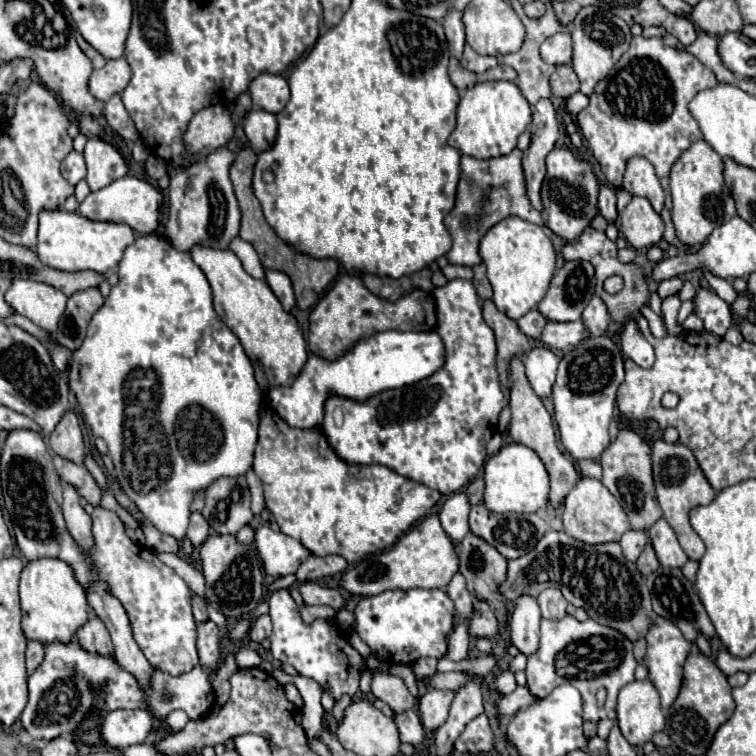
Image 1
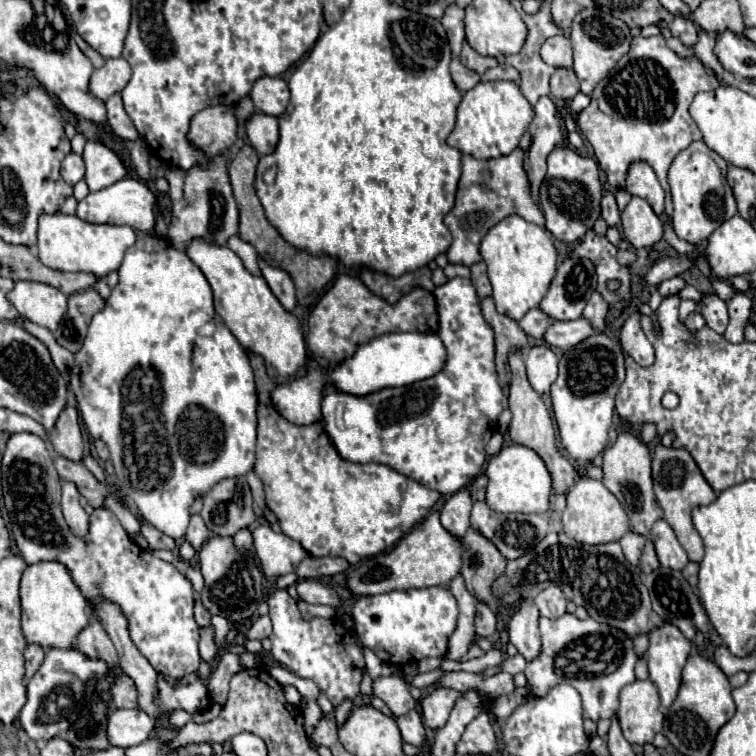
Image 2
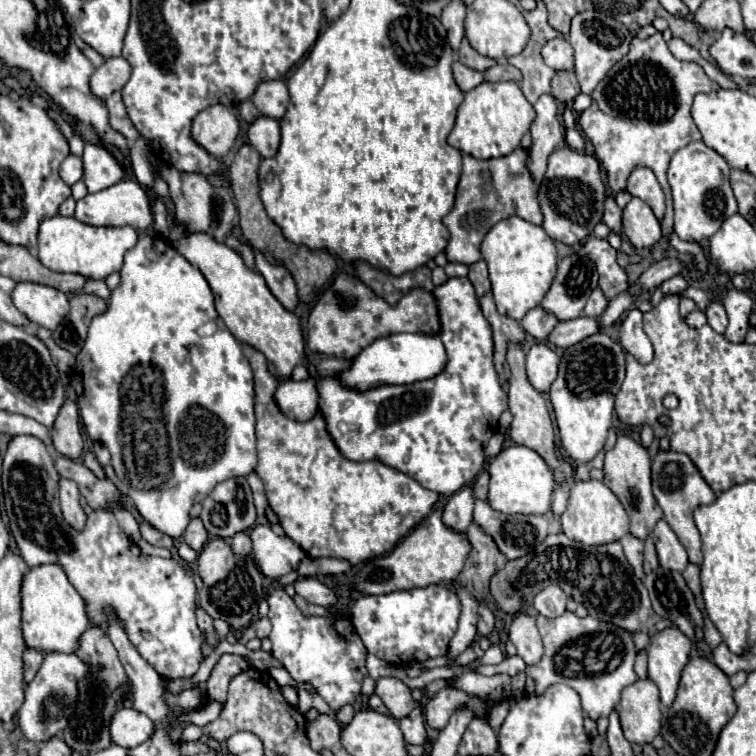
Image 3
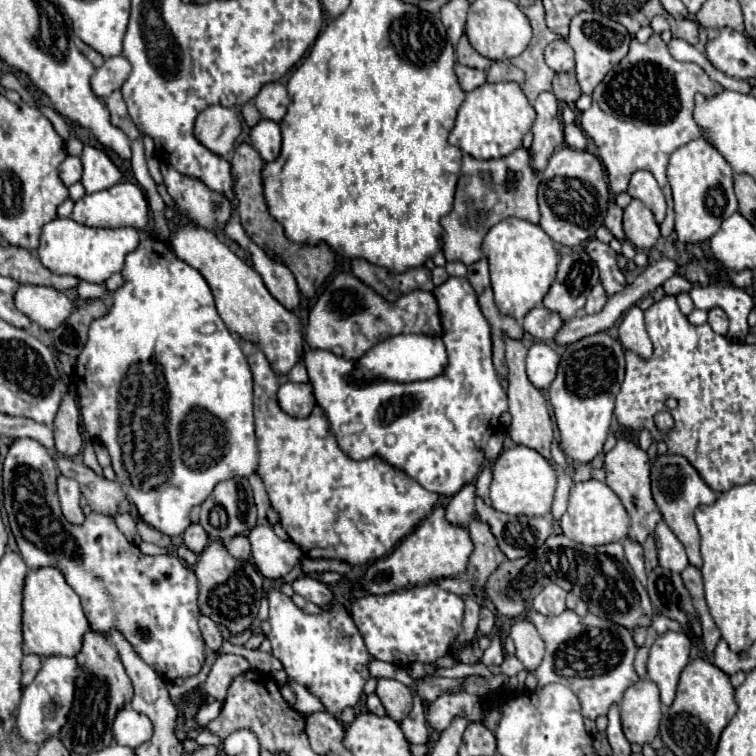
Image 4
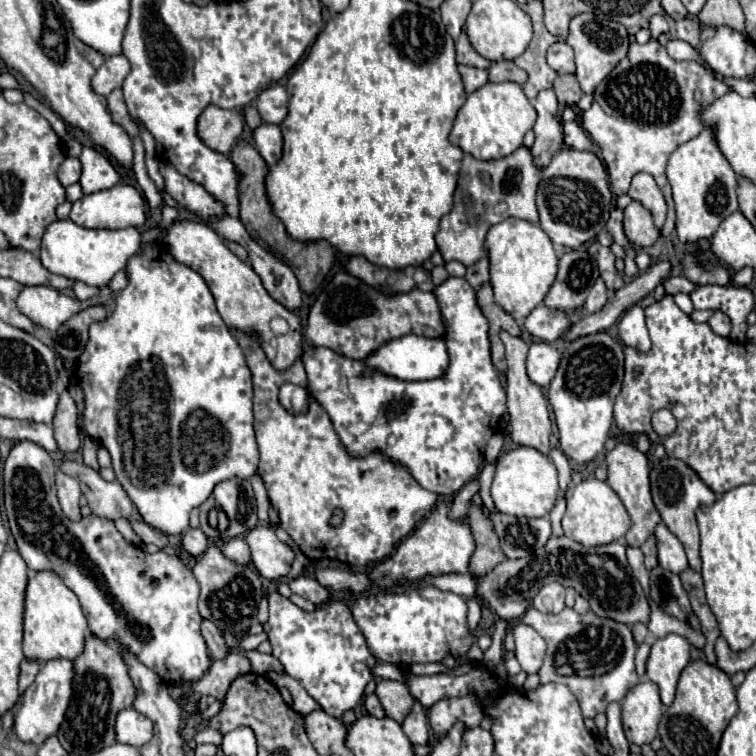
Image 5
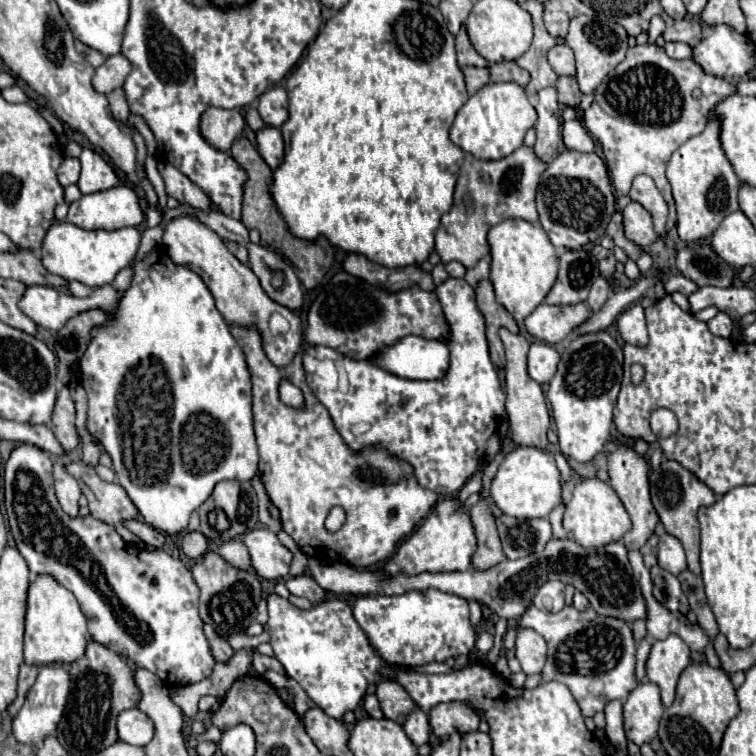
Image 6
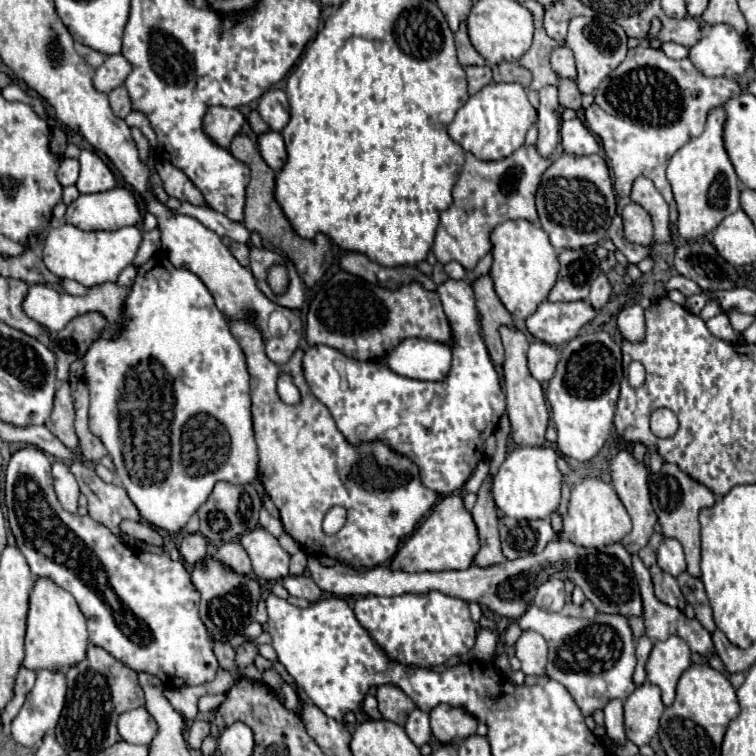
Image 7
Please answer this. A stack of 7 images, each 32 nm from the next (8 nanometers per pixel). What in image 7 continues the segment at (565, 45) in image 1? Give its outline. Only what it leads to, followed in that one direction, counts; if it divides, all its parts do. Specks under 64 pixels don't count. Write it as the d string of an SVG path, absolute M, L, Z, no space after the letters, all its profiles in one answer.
M558 46L552 50L550 56L550 64L552 70L560 76L560 78L576 78L576 66L574 66L574 54L568 46Z

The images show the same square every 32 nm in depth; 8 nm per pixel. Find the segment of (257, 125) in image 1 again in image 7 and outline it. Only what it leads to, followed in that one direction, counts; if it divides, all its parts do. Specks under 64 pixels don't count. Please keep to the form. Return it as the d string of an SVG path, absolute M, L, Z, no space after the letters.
M268 130L264 134L258 136L258 148L262 158L266 160L266 164L278 172L286 160L286 148L284 148L284 140L282 134L276 130Z

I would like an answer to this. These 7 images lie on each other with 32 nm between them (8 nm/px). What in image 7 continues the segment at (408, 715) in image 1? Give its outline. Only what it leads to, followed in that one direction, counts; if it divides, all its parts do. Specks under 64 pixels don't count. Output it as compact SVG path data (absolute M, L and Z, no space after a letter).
M414 708L414 712L408 716L408 722L404 726L408 738L416 744L416 746L422 746L430 740L432 732L430 732L430 720L428 720L428 714L422 712L420 708Z

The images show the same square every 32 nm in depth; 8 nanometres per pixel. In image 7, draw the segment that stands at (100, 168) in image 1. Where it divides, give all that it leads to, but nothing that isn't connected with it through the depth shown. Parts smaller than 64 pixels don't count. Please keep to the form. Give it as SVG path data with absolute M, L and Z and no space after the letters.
M82 150L80 178L76 182L76 188L80 190L80 194L104 192L114 186L116 186L116 178L114 178L112 170L106 166L106 162L94 150Z

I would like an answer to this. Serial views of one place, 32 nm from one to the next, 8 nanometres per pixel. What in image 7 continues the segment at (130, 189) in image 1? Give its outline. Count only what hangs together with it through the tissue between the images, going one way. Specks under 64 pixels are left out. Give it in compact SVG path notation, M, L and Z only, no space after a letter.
M118 186L80 196L68 206L64 220L80 230L118 230L122 226L136 226L142 214L134 192Z

